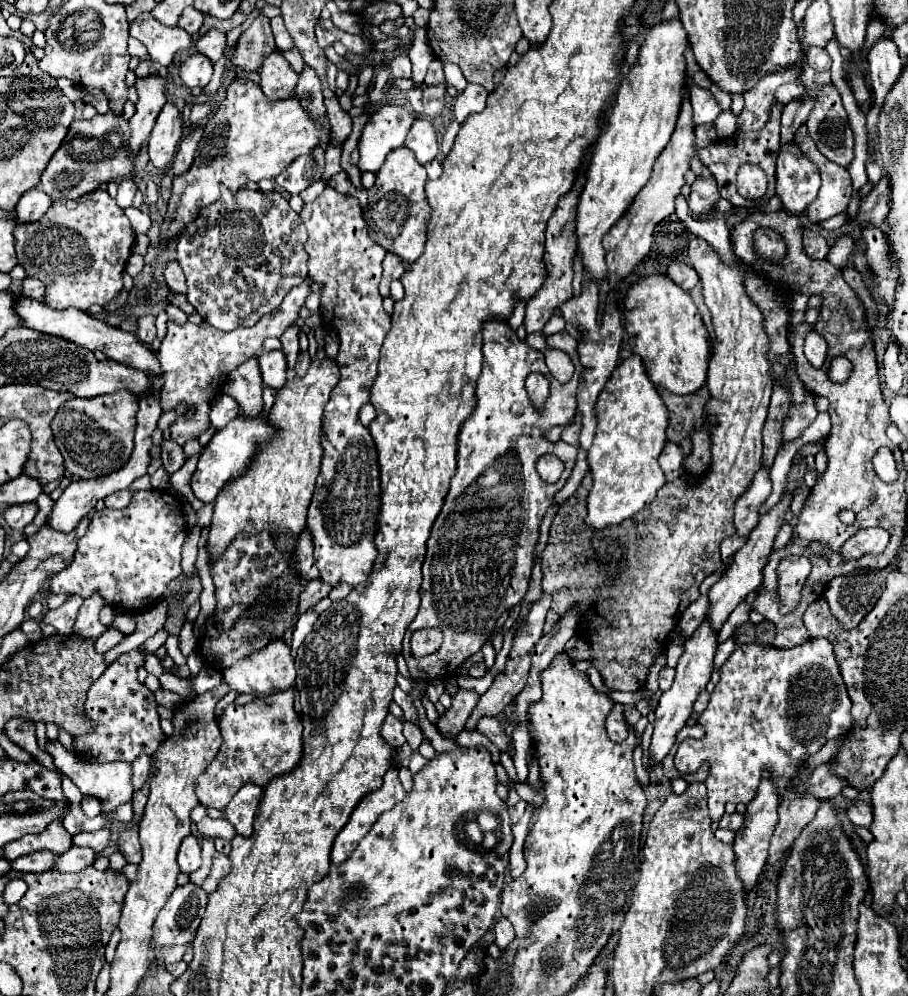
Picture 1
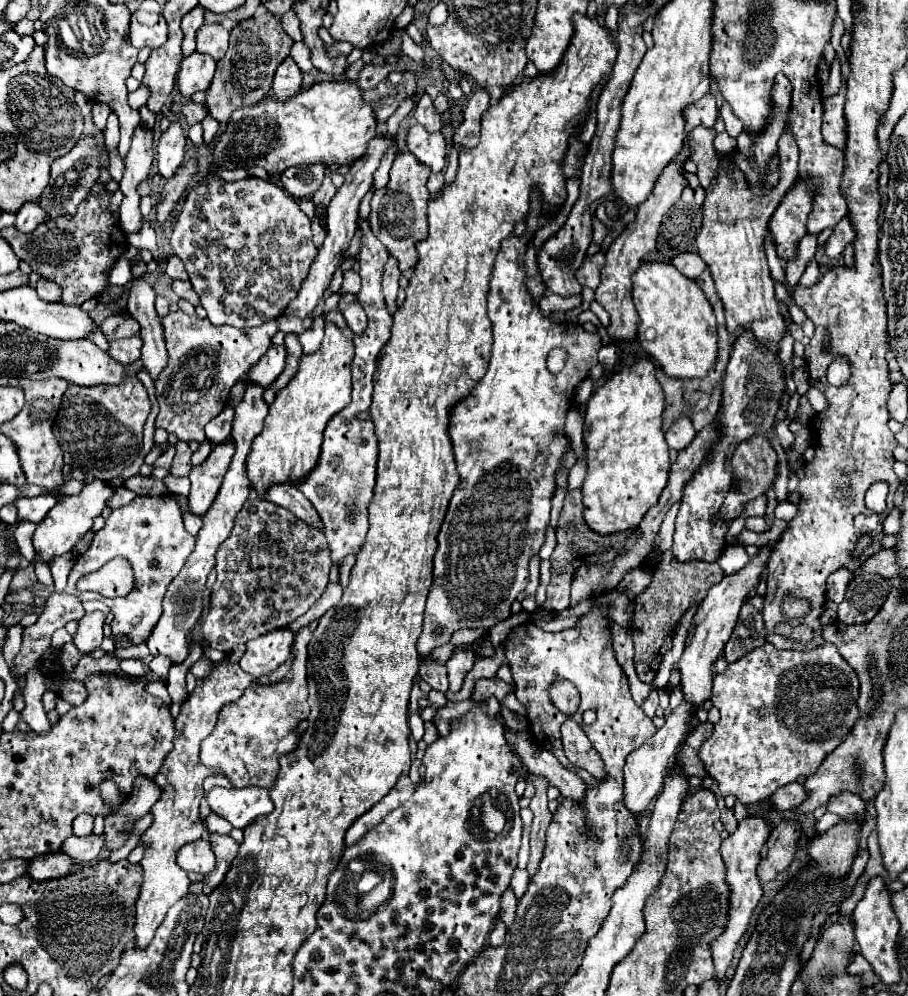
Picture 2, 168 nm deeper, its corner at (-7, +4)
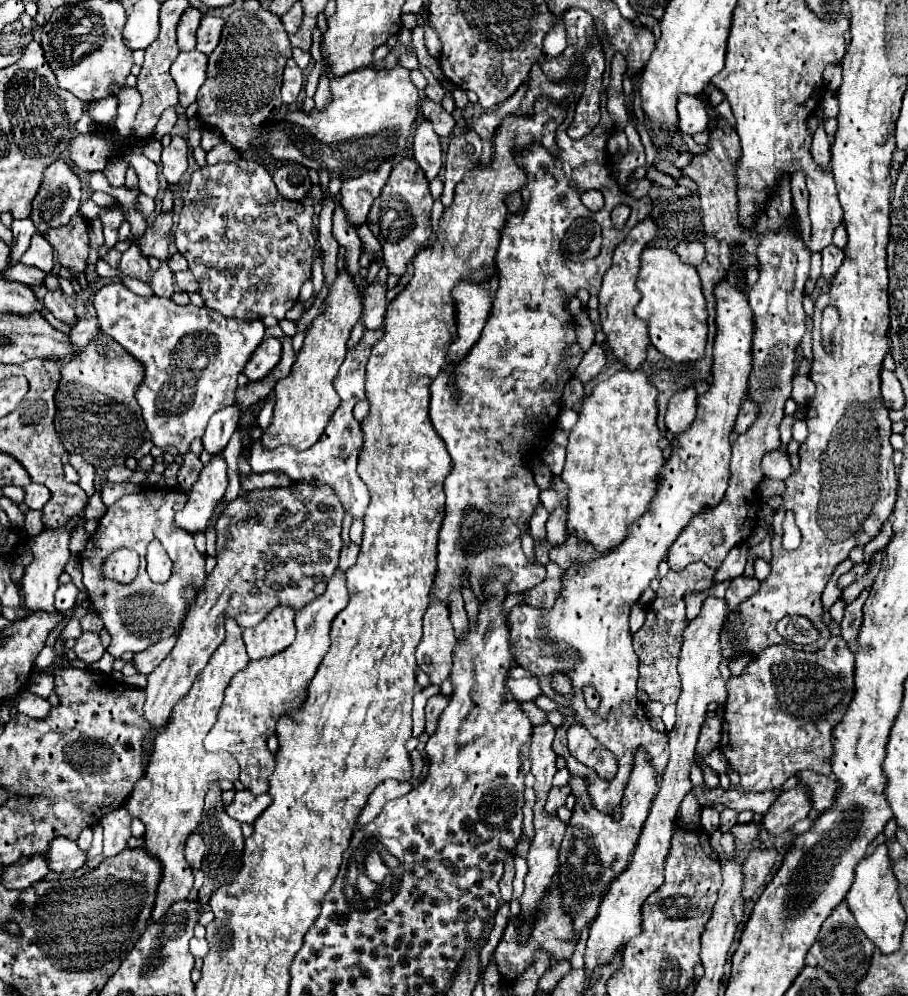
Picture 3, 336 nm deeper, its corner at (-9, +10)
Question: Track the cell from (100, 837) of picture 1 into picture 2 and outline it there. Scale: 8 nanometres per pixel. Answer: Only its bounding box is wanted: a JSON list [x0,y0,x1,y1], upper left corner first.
[62,833,104,865]

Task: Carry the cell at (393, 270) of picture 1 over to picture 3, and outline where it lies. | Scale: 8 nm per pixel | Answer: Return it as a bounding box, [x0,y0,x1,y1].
[362,265,388,329]

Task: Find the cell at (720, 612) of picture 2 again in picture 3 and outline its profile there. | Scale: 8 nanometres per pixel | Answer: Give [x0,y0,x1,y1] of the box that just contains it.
[586,595,728,971]

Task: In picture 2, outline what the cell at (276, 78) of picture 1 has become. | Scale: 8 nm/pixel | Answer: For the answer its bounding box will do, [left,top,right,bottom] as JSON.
[272,57,302,99]

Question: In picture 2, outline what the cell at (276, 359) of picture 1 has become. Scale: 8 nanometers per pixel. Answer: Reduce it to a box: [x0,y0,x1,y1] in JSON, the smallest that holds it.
[248,345,286,387]

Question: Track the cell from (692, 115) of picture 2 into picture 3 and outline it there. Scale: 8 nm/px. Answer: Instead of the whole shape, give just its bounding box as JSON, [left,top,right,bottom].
[676,95,710,135]

